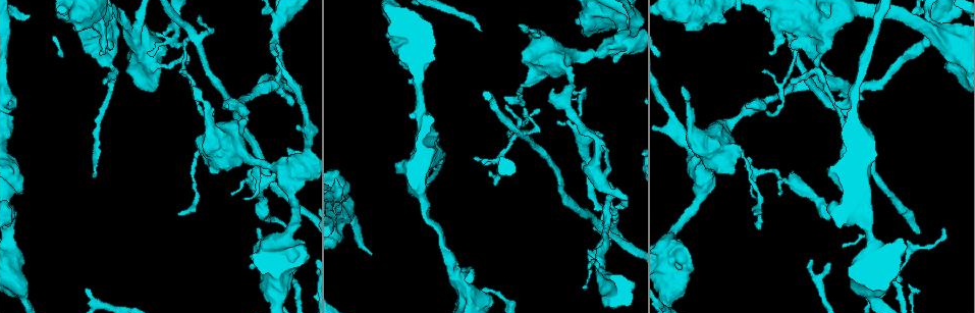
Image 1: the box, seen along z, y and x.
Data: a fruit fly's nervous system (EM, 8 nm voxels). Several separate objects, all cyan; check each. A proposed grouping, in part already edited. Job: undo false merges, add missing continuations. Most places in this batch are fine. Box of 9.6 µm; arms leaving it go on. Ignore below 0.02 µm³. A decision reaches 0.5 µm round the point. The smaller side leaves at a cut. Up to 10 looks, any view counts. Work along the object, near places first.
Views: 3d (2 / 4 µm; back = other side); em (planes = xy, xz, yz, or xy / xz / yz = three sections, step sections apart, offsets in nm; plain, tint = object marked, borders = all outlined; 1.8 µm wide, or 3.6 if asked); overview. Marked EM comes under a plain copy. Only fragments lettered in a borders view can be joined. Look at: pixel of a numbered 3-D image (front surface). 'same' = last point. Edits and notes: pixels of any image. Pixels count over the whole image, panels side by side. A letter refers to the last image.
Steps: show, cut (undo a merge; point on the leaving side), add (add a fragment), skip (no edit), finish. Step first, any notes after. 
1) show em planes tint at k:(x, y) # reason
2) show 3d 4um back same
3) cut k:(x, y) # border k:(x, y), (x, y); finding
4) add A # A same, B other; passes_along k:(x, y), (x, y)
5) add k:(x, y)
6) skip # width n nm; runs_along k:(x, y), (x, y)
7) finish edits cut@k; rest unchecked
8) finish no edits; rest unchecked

show 3d 4um back at 1:(704, 179) # thick turns thin

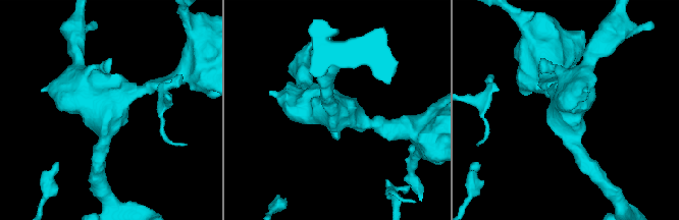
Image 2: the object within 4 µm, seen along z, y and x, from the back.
show em 3.6um xy step 8 tint at 2:(566, 113) # shape alone is not enough

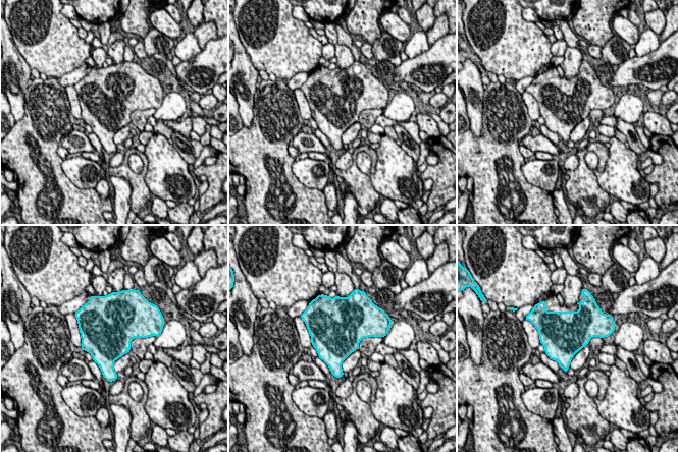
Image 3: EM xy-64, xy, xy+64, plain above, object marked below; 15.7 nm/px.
show em 3.6um xy step 8 borders same # see the neighbours

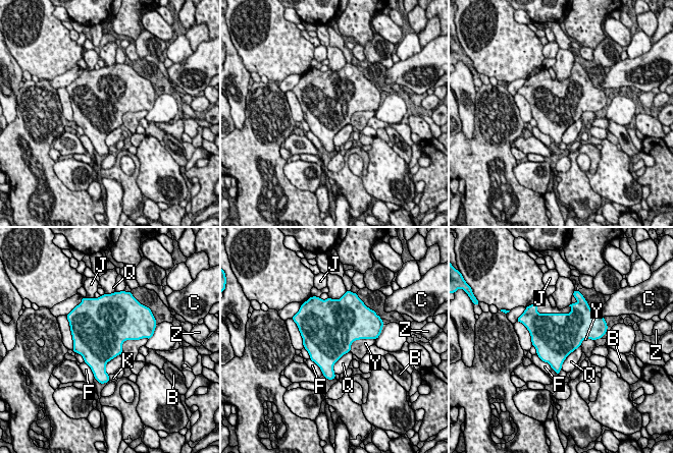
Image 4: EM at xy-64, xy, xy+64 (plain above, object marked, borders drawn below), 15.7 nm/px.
skip # width 700 nm; B other, C other, F other, J other, K other, Q other, Y other, Z other; border 4:(580, 344), (566, 357), (561, 369); one neuron here

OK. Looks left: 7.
show 3d 2um at 1:(191, 36) # four-way junction

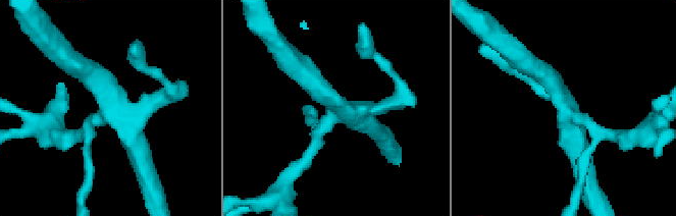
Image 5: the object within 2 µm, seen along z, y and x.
show em xy step 16 tint at 5:(570, 116) # need the tissue

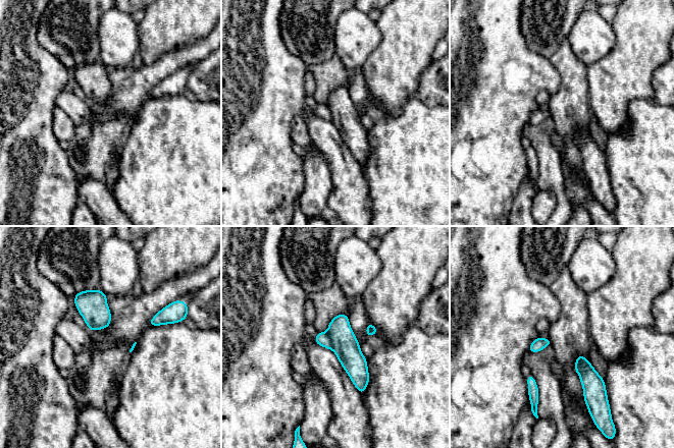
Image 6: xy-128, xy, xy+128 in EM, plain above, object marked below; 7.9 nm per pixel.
show em planes borders same

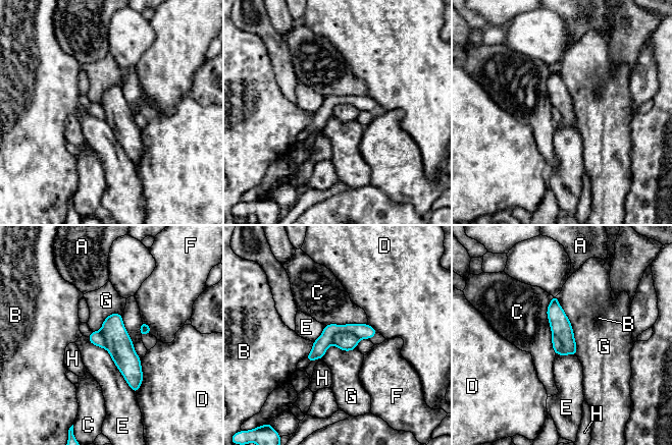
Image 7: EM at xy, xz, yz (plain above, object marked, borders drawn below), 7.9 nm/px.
cut 7:(363, 331) # width 180 nm; A other, B other, C other, D other, E other, F other, G other, H other; border 7:(360, 338), (338, 332), (331, 343); two neurons meet here

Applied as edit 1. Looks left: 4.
show em planes borders at 1:(93, 49) # touches itself

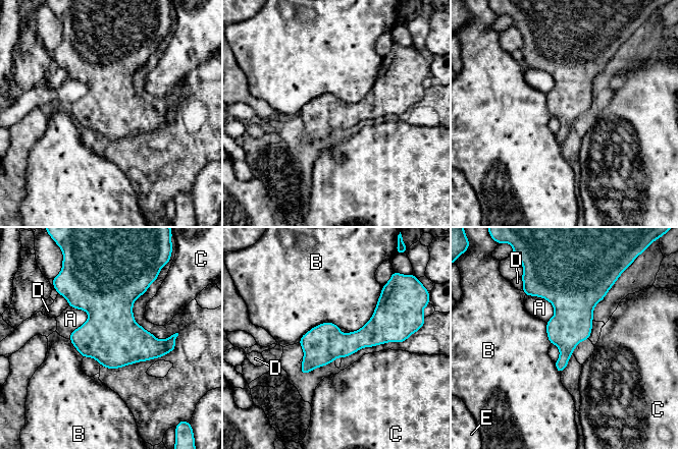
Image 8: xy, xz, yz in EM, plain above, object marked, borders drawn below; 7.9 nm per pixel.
skip # A other, B other, C other, D other, E other; runs_along 8:(398, 336), (330, 344), (304, 372); one neuron here

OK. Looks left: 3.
show 3d 4um at 1:(601, 134) # an open end

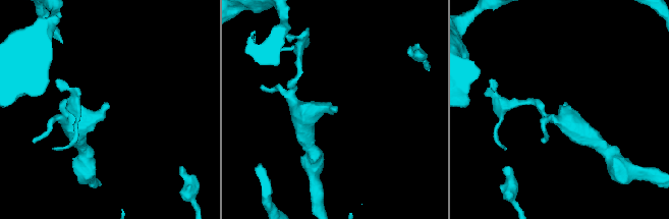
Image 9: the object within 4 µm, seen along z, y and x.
show em planes borders at 9:(565, 105)

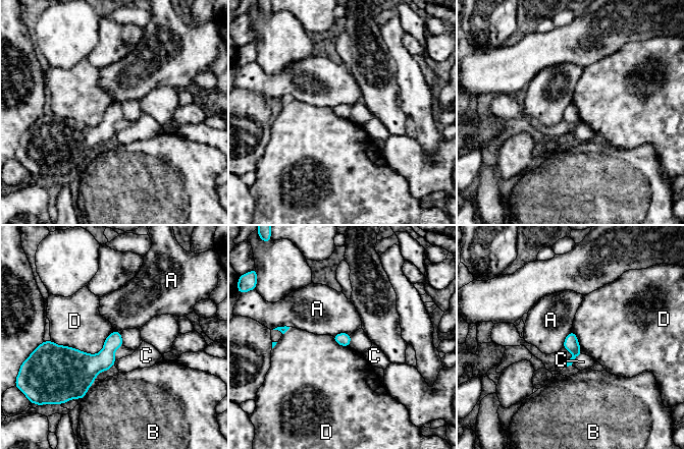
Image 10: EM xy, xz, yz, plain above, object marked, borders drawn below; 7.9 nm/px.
skip # A other, B other, C other, D other; border 10:(113, 330), (96, 353), (51, 339); none of them fits

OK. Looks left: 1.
finish edits cut@7; rest unchecked

